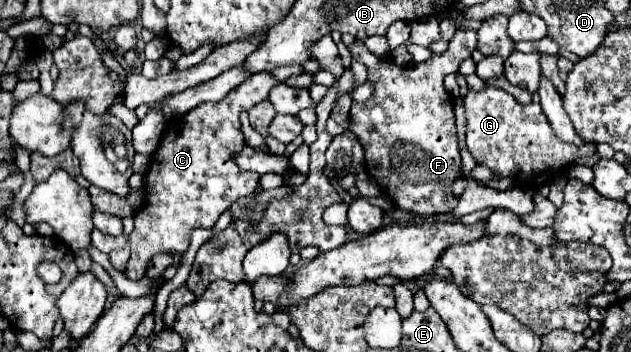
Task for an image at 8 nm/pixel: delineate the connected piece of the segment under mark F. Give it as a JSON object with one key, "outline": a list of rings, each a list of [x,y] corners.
{"outline":[[[457,30],[449,42],[449,48],[443,54],[433,54],[427,62],[415,66],[397,66],[391,60],[381,60],[371,54],[363,42],[355,42],[349,50],[355,60],[361,60],[369,70],[369,82],[375,86],[373,96],[367,102],[353,102],[349,116],[349,130],[359,138],[365,150],[365,166],[369,176],[379,184],[379,188],[391,198],[391,202],[411,212],[413,216],[429,216],[453,210],[457,206],[457,198],[453,194],[453,182],[459,178],[459,150],[457,150],[457,130],[455,130],[455,114],[453,114],[453,98],[443,88],[443,78],[451,72],[457,72],[459,64],[471,56],[477,48],[477,32],[475,30]]]}

